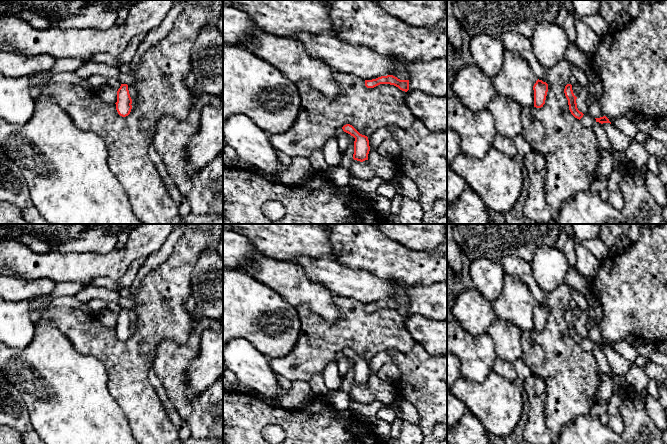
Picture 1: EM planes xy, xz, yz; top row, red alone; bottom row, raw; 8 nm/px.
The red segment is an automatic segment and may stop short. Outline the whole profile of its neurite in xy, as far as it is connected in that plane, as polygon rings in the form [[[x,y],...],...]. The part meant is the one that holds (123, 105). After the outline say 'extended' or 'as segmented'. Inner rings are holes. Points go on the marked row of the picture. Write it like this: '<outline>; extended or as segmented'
[[[121,84],[117,91],[117,102],[115,104],[116,110],[120,116],[126,117],[130,114],[132,109],[132,99],[127,84]]]; as segmented

